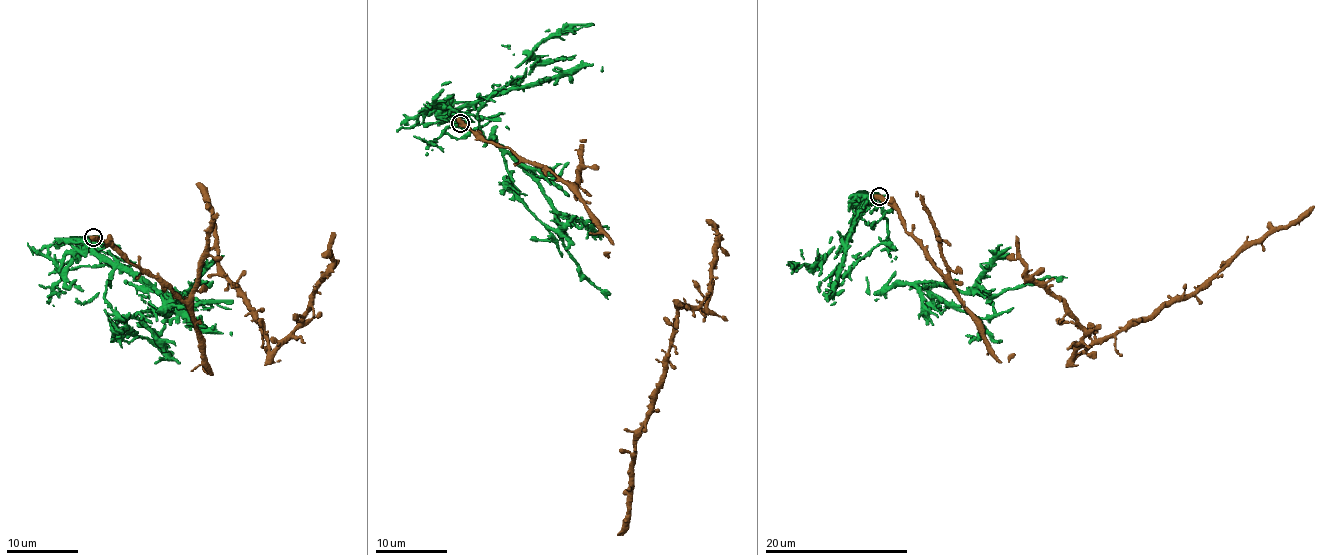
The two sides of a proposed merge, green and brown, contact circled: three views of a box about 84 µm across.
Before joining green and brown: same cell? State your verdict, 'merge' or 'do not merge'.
do not merge

